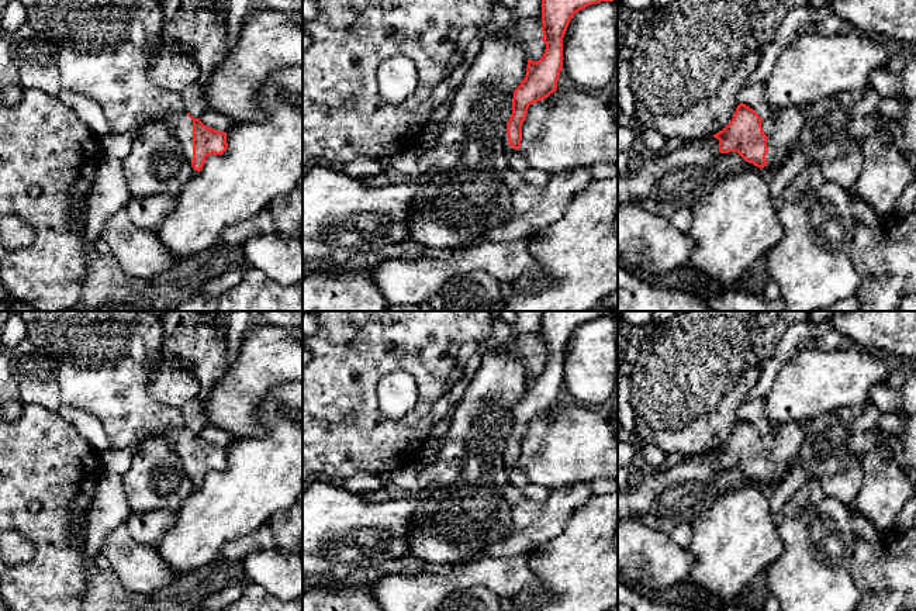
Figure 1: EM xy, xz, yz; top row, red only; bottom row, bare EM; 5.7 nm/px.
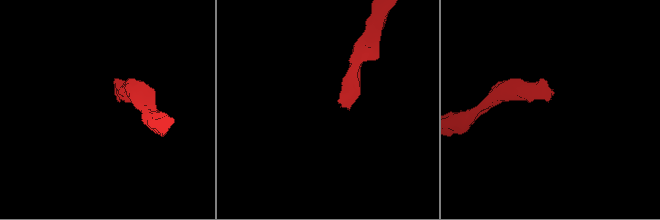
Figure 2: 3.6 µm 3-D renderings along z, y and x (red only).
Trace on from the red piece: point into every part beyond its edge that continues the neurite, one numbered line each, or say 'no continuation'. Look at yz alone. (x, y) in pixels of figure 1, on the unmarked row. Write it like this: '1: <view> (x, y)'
1: yz (783, 442)

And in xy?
1: xy (103, 363)

